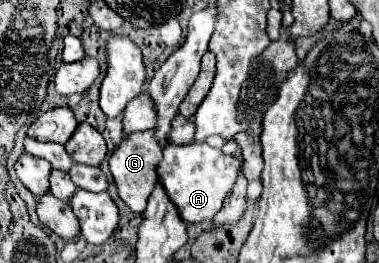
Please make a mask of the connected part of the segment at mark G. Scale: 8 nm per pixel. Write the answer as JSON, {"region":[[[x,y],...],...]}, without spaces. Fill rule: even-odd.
{"region":[[[152,129],[124,137],[122,145],[118,149],[114,149],[114,153],[110,155],[110,171],[118,185],[118,195],[138,215],[144,213],[146,201],[154,189],[156,165],[160,163],[160,159],[162,159],[162,149],[156,143],[156,139],[152,139]]]}

